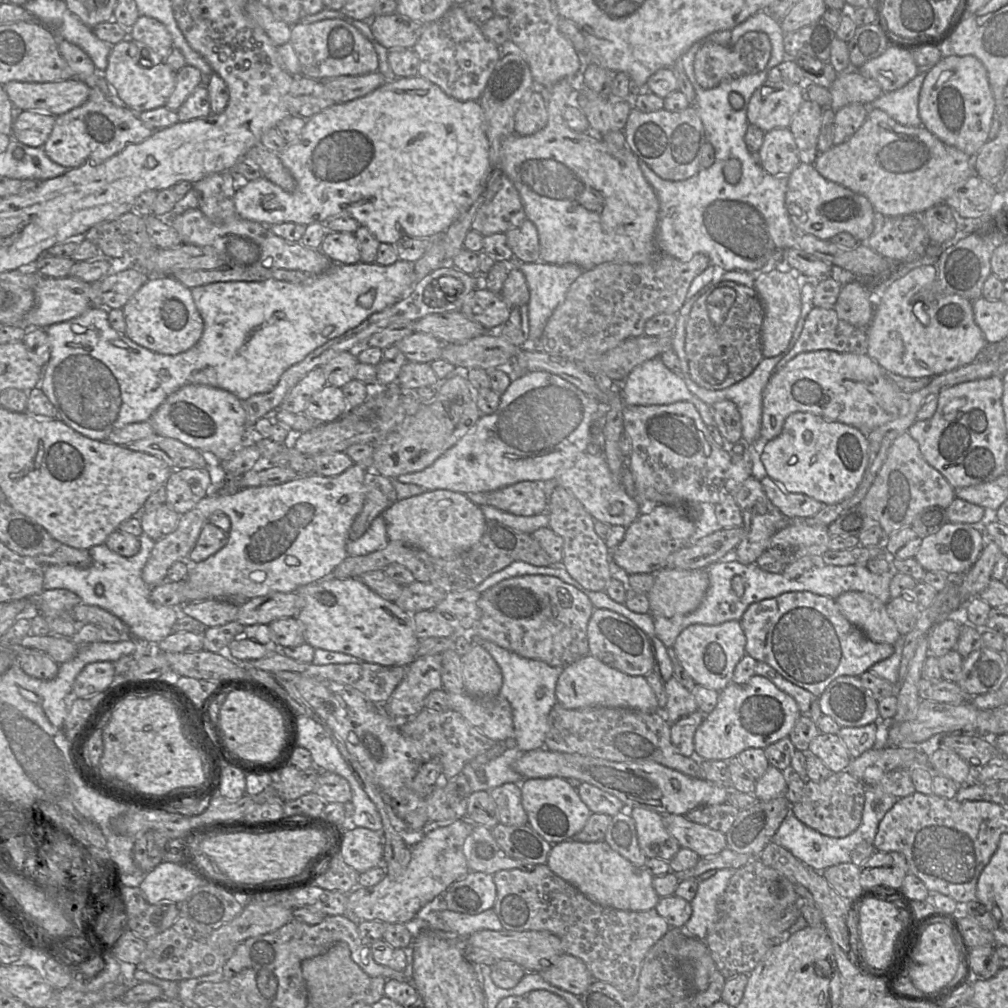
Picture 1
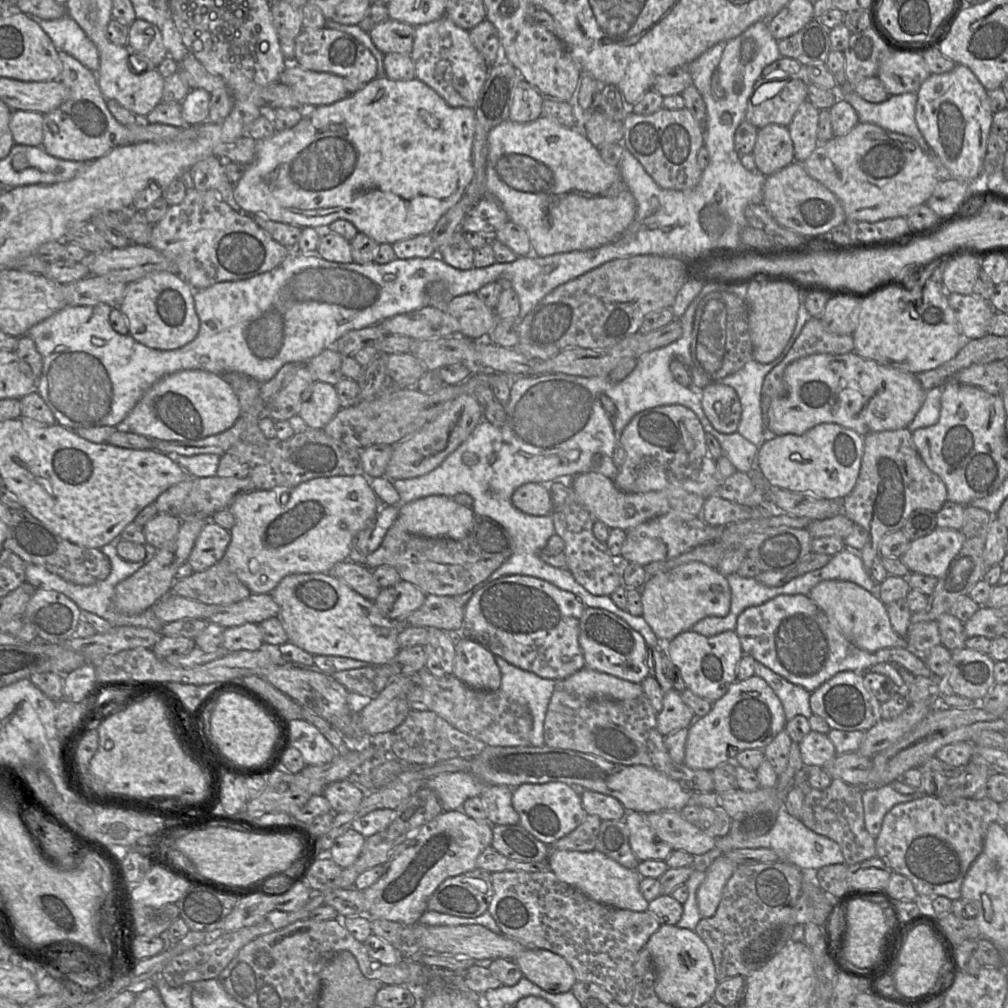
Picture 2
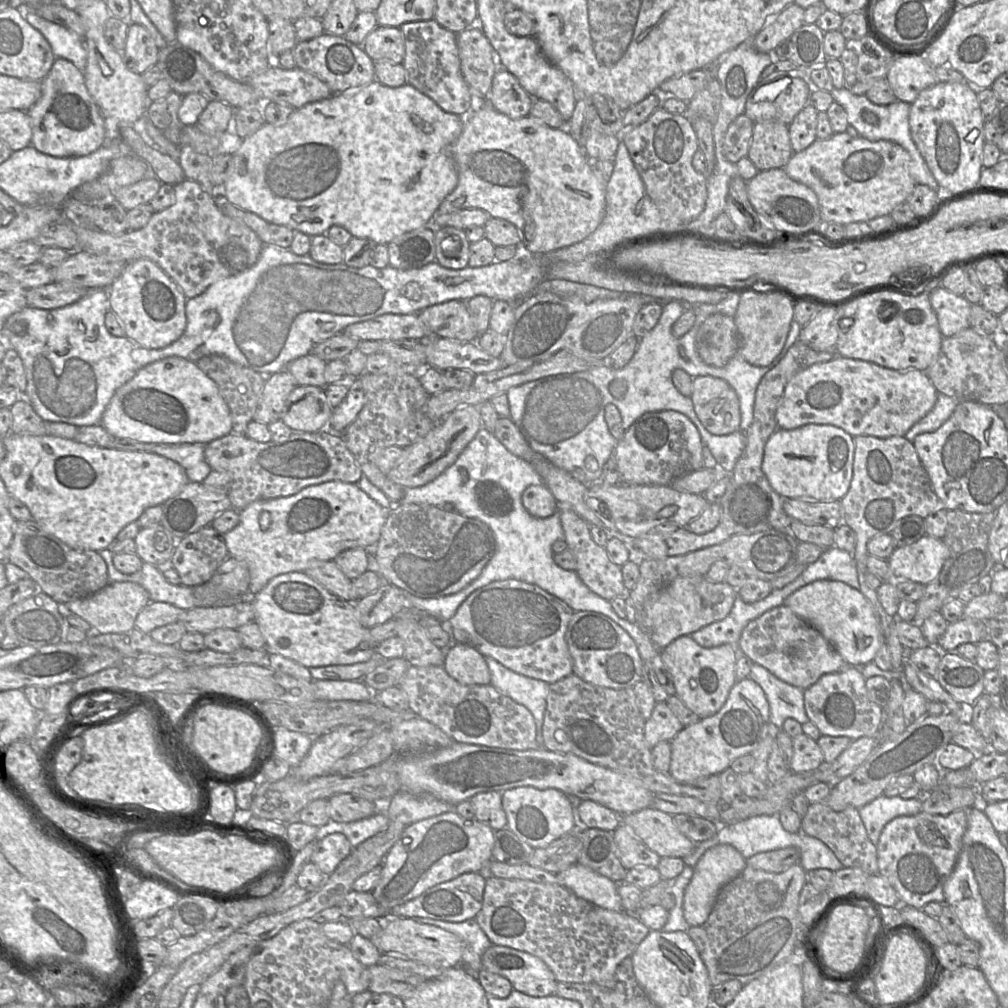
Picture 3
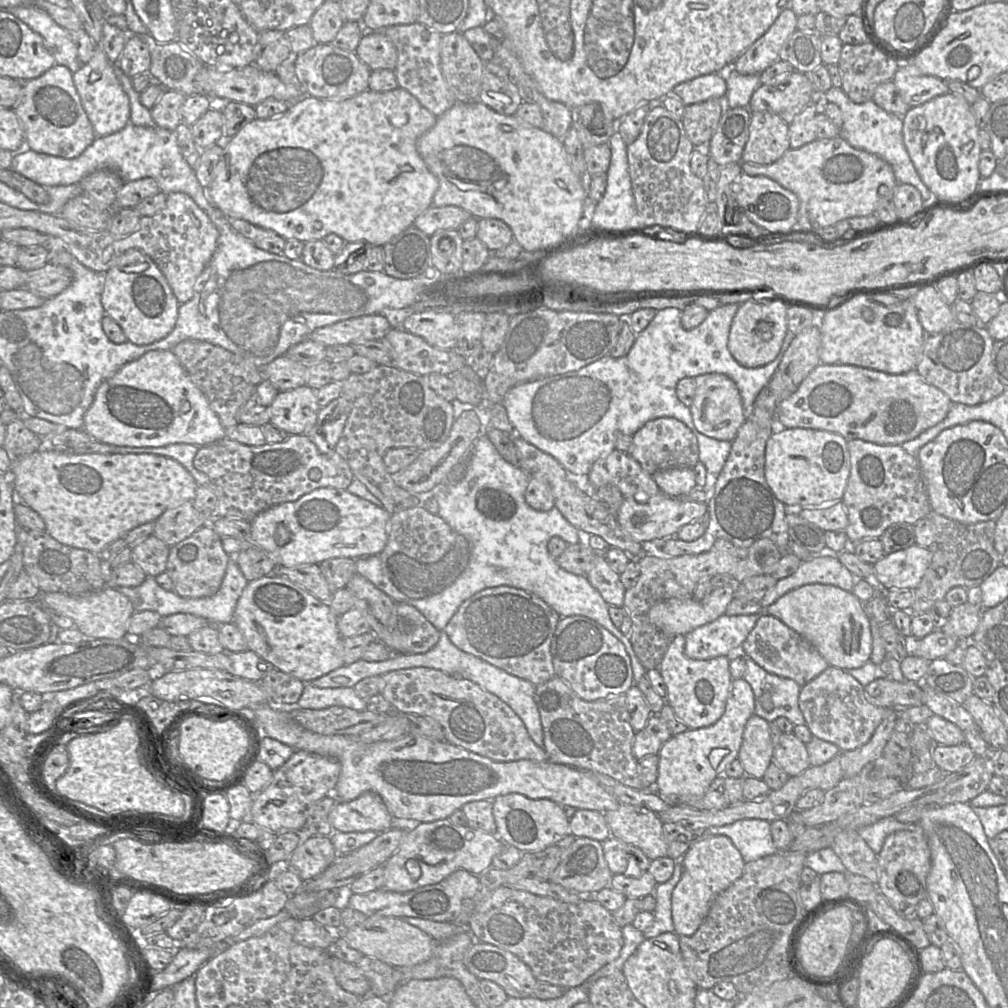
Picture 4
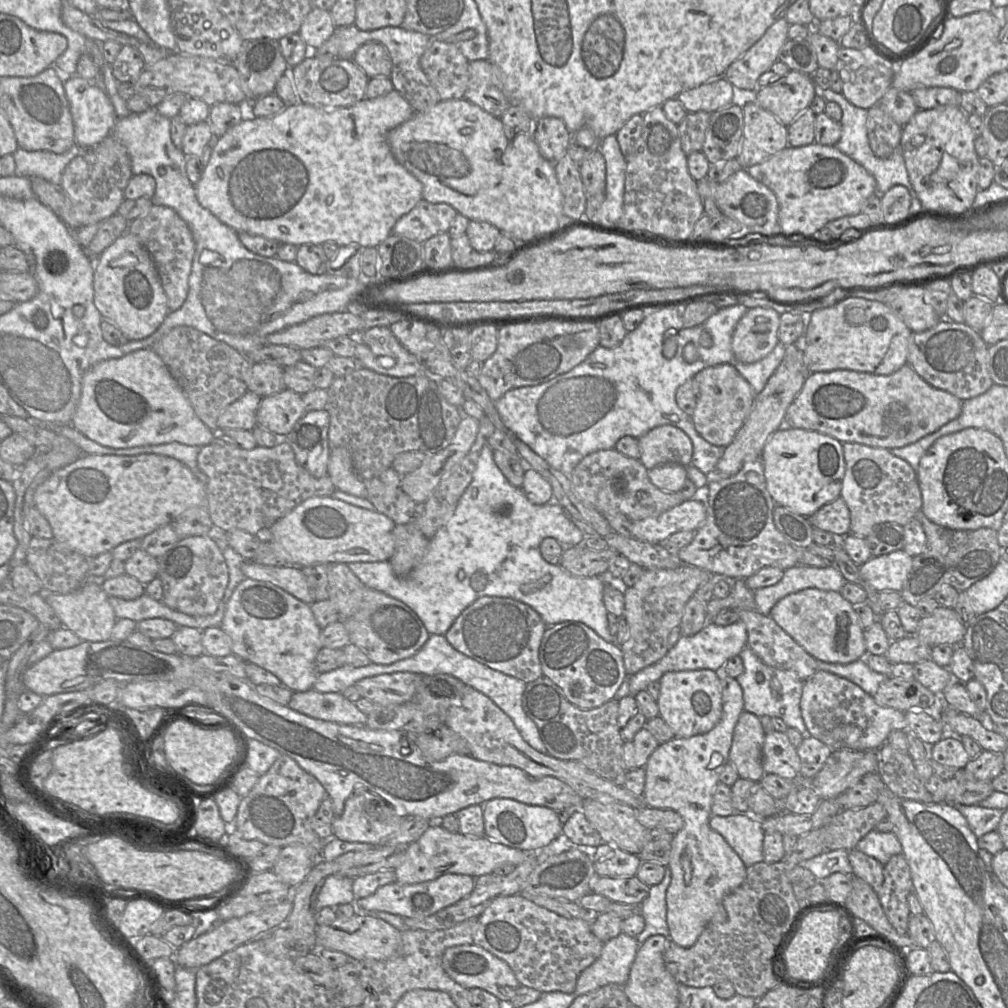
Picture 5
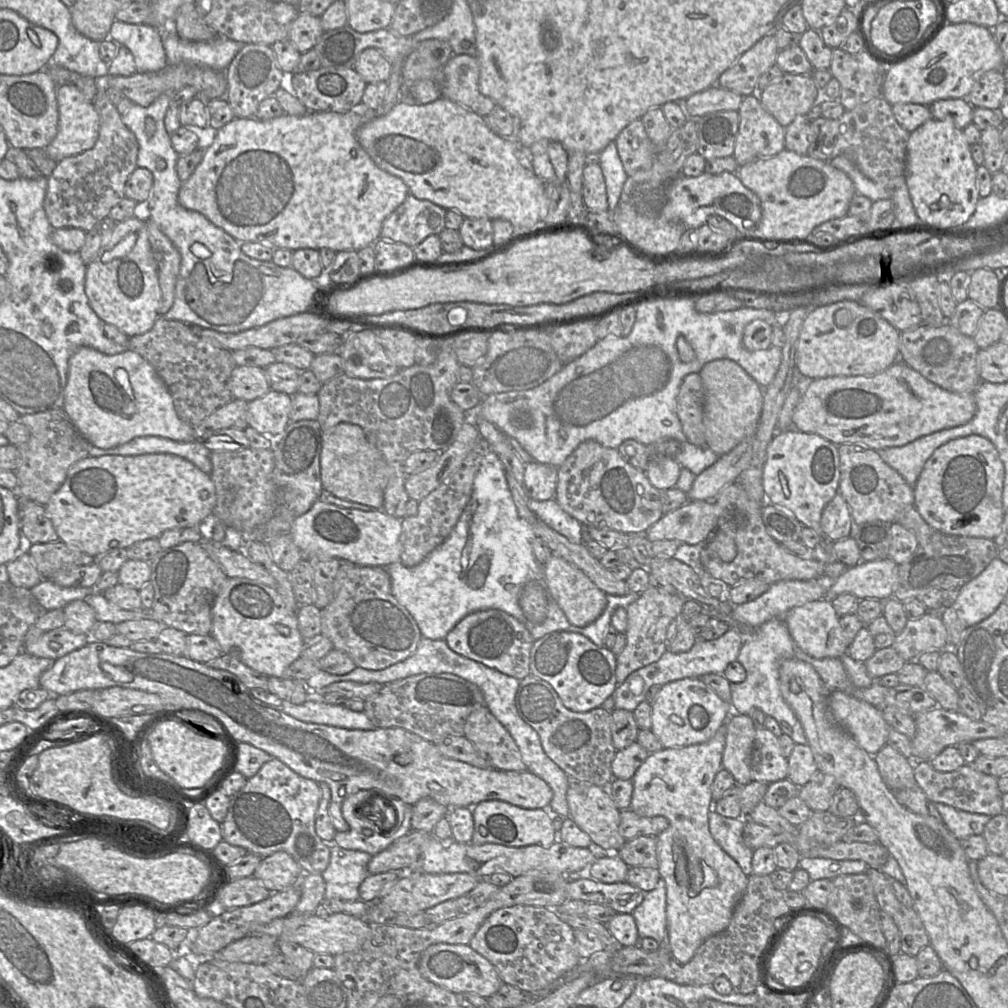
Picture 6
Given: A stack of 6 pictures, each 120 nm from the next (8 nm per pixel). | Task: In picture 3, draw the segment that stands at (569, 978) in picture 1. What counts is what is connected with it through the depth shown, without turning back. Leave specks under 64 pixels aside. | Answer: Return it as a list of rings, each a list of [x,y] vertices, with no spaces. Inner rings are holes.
[[[492,944],[482,955],[482,966],[508,979],[514,990],[533,997],[555,995],[557,980],[551,969],[539,957],[507,946]]]

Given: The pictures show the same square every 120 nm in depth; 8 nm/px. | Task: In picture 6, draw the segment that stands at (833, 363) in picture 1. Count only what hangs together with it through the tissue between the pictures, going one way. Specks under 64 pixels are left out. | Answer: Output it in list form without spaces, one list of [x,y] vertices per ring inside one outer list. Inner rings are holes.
[[[902,360],[872,376],[833,376],[813,379],[795,408],[792,421],[801,432],[815,433],[836,445],[854,444],[873,450],[904,446],[920,437],[968,423],[975,415],[973,393],[954,393],[927,380]]]

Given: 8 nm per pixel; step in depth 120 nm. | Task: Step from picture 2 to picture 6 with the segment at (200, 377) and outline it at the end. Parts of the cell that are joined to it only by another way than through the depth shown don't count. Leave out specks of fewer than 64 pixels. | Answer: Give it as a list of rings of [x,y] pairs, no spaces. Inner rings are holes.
[[[91,347],[78,348],[69,359],[63,409],[77,431],[91,445],[101,449],[115,448],[143,436],[157,436],[176,442],[195,440],[194,427],[178,417],[162,379],[142,356],[131,350],[106,355]]]

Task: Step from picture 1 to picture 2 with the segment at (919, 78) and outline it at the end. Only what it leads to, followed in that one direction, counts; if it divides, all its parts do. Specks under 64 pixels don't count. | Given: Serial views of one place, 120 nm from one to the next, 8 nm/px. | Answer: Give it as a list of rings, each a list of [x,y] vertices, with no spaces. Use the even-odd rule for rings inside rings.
[[[837,89],[837,93],[855,109],[860,123],[871,123],[909,136],[924,151],[931,152],[915,120],[917,93],[890,95],[881,103],[868,102],[852,90]]]

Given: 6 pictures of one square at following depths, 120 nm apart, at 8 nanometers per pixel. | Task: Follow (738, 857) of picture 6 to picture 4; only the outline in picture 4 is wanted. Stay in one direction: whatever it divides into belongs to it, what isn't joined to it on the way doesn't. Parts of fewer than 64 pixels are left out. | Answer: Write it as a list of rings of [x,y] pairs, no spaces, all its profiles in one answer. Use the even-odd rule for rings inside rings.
[[[742,819],[732,824],[694,831],[694,841],[712,836],[726,836],[740,852],[745,863],[777,853],[770,831],[770,822],[761,819]]]

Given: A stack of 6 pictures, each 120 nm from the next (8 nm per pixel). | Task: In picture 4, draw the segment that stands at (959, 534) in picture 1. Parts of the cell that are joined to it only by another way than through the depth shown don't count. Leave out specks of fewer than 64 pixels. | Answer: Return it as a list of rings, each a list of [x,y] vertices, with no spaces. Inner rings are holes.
[[[916,544],[877,561],[874,574],[884,588],[915,589],[921,582],[932,559],[931,552]]]

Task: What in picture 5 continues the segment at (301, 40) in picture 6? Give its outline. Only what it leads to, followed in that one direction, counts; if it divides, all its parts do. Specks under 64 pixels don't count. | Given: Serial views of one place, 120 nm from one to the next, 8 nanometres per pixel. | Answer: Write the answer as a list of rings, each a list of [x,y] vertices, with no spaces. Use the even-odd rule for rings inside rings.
[[[313,8],[298,33],[311,50],[316,50],[332,36],[335,29],[329,10]]]

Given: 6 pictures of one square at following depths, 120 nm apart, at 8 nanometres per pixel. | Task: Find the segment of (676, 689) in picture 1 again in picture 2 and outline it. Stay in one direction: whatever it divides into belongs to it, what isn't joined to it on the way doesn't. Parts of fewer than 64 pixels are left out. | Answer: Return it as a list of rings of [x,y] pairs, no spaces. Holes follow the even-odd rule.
[[[671,688],[664,693],[663,707],[657,714],[657,730],[663,736],[688,728],[695,719],[694,712],[683,702],[680,692]]]

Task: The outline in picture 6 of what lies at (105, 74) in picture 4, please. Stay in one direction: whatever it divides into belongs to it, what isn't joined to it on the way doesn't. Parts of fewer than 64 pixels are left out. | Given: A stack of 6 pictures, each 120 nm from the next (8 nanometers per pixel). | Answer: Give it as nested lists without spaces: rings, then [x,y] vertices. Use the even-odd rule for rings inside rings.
[[[75,84],[57,87],[58,131],[52,142],[44,148],[46,156],[60,162],[63,159],[91,149],[98,139],[100,119],[94,104],[85,99]]]

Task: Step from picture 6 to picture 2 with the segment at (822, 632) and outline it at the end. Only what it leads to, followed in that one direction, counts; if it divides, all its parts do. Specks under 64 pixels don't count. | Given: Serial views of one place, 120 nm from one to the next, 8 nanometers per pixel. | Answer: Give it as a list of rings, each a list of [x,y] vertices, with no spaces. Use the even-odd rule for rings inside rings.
[[[824,580],[815,585],[808,596],[856,647],[868,652],[907,647],[906,638],[898,635],[891,626],[887,605],[859,585],[849,581]]]

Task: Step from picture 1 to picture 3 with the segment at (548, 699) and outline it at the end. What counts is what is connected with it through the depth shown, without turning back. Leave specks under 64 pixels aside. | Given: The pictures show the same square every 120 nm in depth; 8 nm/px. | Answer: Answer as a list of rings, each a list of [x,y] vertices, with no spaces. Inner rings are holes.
[[[486,657],[486,662],[491,676],[490,685],[532,713],[536,724],[536,740],[543,747],[542,727],[550,684],[518,674],[493,658]]]

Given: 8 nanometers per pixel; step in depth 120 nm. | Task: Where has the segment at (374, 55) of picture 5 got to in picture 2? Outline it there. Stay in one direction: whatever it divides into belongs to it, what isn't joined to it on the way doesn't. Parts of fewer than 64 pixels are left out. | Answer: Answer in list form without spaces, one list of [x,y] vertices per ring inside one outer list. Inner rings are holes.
[[[387,19],[375,26],[369,35],[374,45],[383,53],[411,54],[415,26]]]

